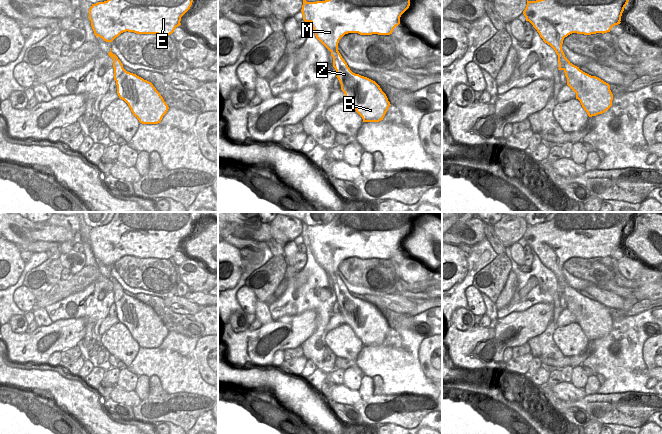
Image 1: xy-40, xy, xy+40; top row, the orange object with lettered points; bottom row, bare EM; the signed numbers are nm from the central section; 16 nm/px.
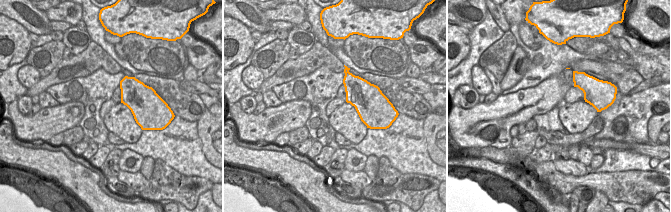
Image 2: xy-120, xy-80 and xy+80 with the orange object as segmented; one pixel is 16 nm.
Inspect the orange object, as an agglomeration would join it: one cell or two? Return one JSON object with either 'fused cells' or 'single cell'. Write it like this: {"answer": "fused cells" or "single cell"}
{"answer": "single cell"}

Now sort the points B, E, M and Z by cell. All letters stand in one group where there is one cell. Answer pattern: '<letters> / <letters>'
B E M Z

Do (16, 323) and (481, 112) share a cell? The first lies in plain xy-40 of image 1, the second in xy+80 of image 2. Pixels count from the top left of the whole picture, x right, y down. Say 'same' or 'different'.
different

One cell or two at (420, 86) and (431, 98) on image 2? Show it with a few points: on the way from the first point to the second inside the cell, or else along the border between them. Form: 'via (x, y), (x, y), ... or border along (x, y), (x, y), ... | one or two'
border along (431, 86), (431, 89), (422, 95) | two

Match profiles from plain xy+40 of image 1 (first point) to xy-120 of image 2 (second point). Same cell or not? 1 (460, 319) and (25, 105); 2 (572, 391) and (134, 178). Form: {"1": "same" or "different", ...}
{"1": "same", "2": "same"}

